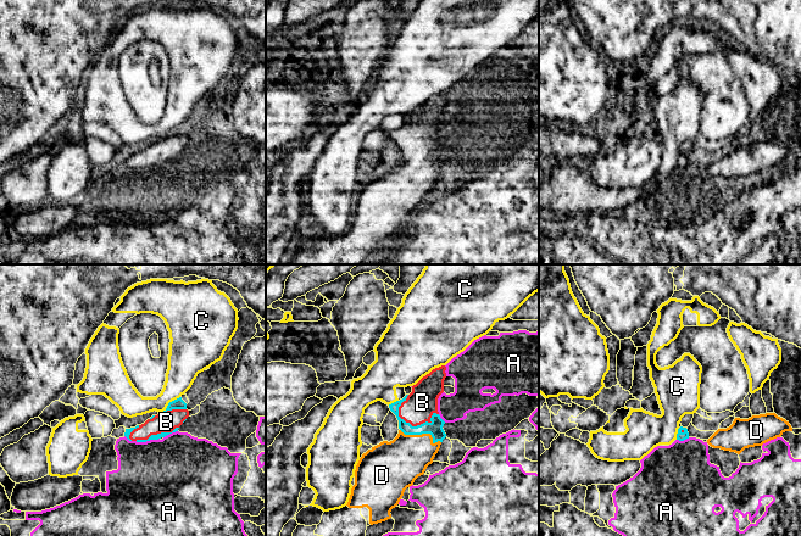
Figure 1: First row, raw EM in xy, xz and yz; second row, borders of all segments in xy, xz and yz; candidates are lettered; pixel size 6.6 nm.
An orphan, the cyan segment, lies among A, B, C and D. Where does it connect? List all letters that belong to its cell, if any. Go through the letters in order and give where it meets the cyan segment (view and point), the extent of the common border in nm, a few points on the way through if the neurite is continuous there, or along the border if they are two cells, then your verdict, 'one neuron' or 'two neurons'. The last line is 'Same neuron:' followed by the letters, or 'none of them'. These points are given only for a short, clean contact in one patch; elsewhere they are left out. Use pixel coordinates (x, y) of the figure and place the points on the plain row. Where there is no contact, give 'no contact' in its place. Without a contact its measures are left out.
A: meets cyan in xy at (146, 167); contact 160 nm long; border along xy (159, 165), (135, 168); two neurons
B: meets cyan in xz at (417, 152); contact 280 nm long; one neuron
C: meets cyan in xy at (170, 129); contact 160 nm long; border along xy (179, 123), (172, 127), (162, 138); two neurons
D: meets cyan in xz at (422, 160); contact 280 nm long; one neuron
Same neuron: B, D

